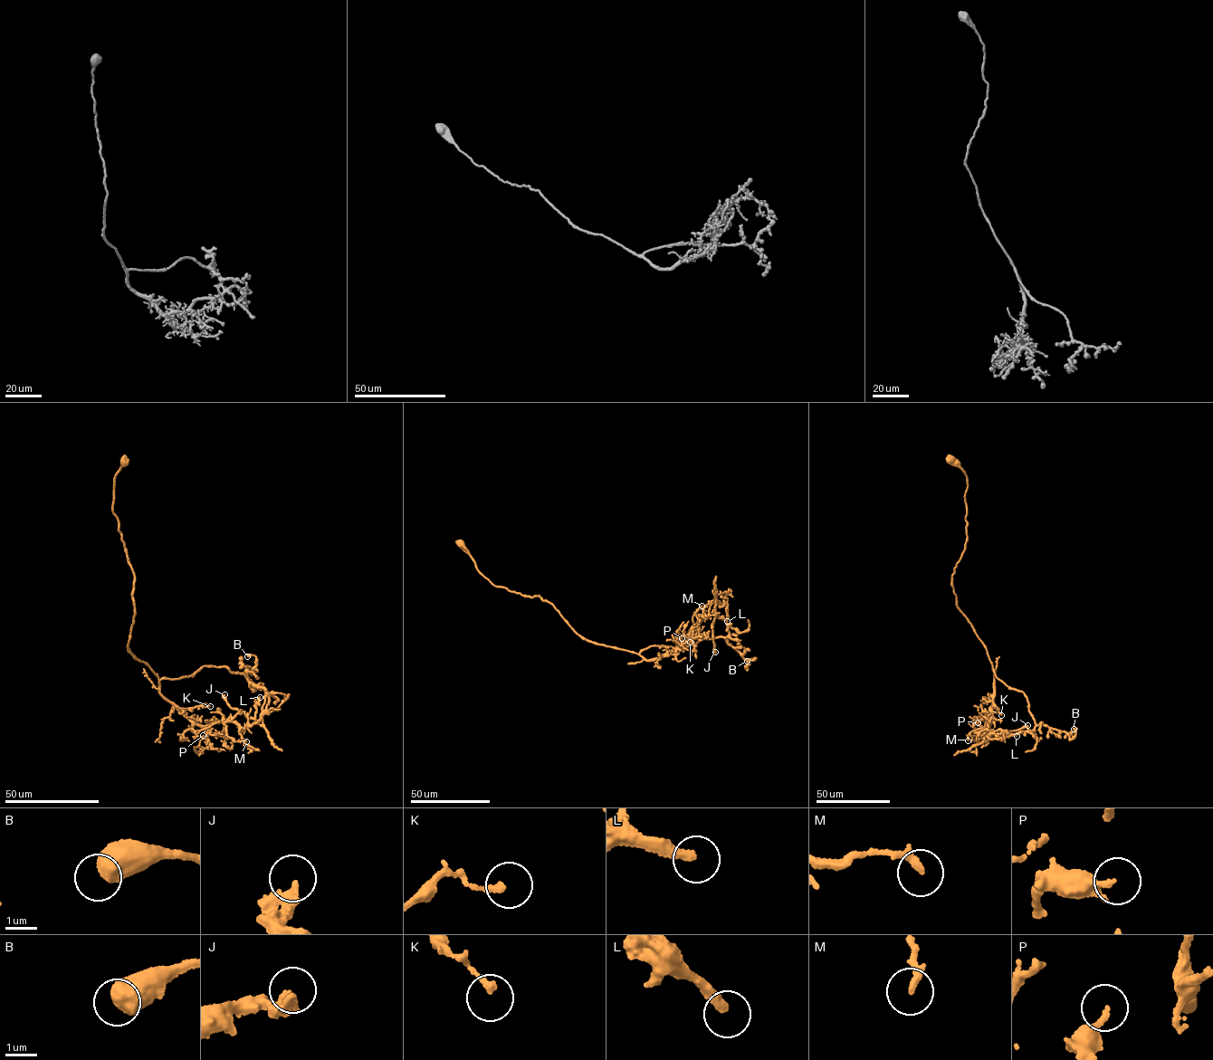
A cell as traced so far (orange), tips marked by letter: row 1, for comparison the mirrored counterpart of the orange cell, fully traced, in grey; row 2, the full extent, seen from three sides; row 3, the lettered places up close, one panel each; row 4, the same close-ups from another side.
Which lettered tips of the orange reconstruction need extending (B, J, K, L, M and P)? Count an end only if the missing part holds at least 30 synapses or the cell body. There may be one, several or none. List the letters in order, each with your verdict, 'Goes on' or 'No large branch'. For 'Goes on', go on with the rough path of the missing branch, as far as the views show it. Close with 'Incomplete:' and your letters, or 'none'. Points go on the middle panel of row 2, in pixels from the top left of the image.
B: No large branch
J: Goes on. Course of what is missing: (715, 652), (724, 655), (730, 654)
K: No large branch
L: Goes on. Course of what is missing: (727, 621), (740, 626)
M: No large branch
P: No large branch
Incomplete: J, L

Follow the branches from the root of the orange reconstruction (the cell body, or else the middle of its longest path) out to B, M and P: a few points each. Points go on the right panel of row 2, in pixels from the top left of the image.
B: (950, 458), (968, 484), (957, 606), (1036, 723), (1071, 739), (1074, 729)
M: (950, 458), (968, 484), (967, 540), (952, 576), (953, 593), (995, 674), (988, 721), (968, 740)
P: (950, 458), (968, 484), (967, 540), (952, 576), (953, 593), (995, 674), (980, 738), (978, 722)

